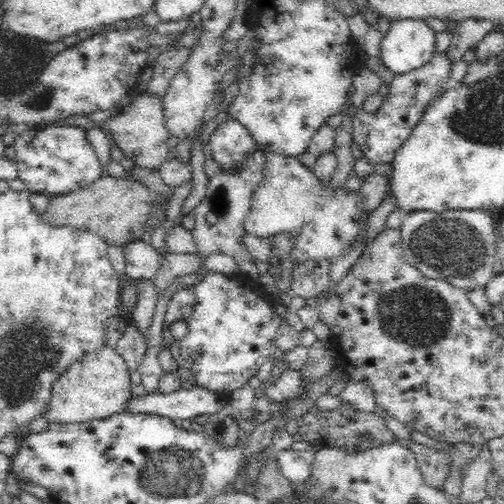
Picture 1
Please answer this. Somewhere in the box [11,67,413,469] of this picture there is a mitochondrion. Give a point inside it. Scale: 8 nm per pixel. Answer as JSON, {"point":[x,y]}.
{"point":[219,431]}

